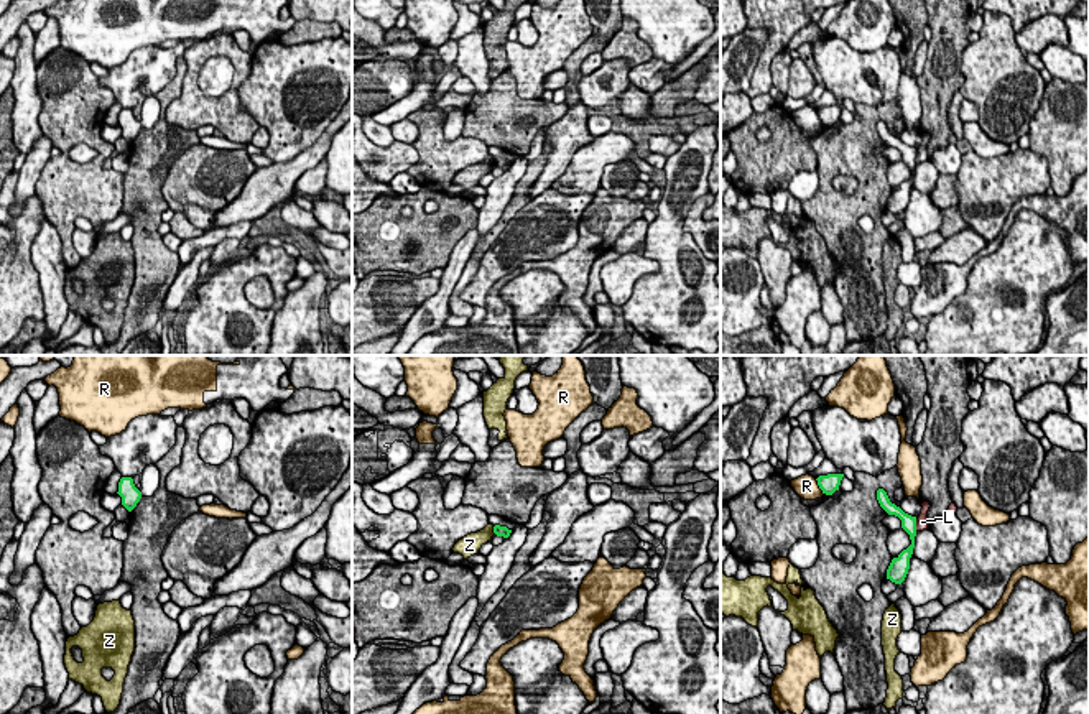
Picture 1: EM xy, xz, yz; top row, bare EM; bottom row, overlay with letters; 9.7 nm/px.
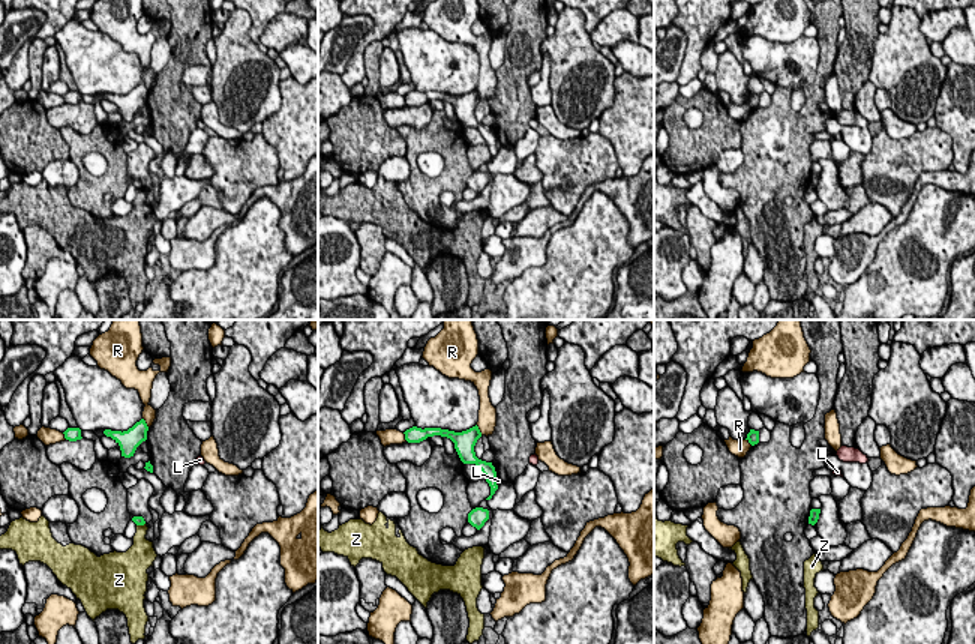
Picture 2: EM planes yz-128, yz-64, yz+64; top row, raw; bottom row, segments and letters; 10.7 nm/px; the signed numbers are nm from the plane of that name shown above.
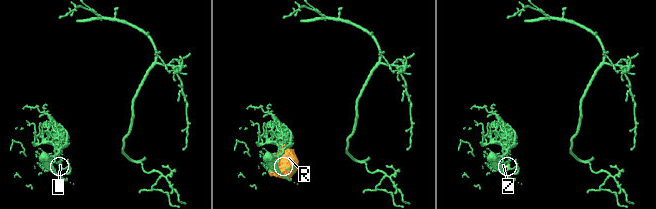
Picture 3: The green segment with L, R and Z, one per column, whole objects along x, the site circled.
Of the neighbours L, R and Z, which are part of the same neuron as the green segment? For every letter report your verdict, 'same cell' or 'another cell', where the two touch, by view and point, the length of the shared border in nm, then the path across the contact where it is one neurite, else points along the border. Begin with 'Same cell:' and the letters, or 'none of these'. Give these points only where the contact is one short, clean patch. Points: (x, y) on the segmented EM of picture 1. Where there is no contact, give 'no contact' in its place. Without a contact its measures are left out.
Same cell: none of these
L: another cell; meets green in yz at (915, 525); contact 130 nm long
R: another cell; meets green in yz at (820, 487); contact 180 nm long
Z: another cell; meets green in xz at (494, 530); contact 90 nm long; border along xz (492, 527), (495, 533)

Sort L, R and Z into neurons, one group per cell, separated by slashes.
L / R / Z

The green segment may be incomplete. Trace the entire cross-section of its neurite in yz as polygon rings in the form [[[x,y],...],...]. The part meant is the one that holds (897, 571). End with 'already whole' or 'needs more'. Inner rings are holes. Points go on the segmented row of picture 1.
[[[883,489],[877,490],[877,500],[888,515],[895,515],[901,520],[901,528],[910,535],[911,540],[911,545],[906,549],[903,549],[897,558],[893,558],[887,569],[887,579],[890,579],[895,584],[901,584],[908,574],[910,558],[915,548],[916,517],[905,513],[900,507],[892,503]]] | already whole

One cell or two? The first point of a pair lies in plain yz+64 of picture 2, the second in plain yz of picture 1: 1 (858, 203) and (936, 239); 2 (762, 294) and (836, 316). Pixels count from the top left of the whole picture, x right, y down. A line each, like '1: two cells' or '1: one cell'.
1: two cells
2: two cells

